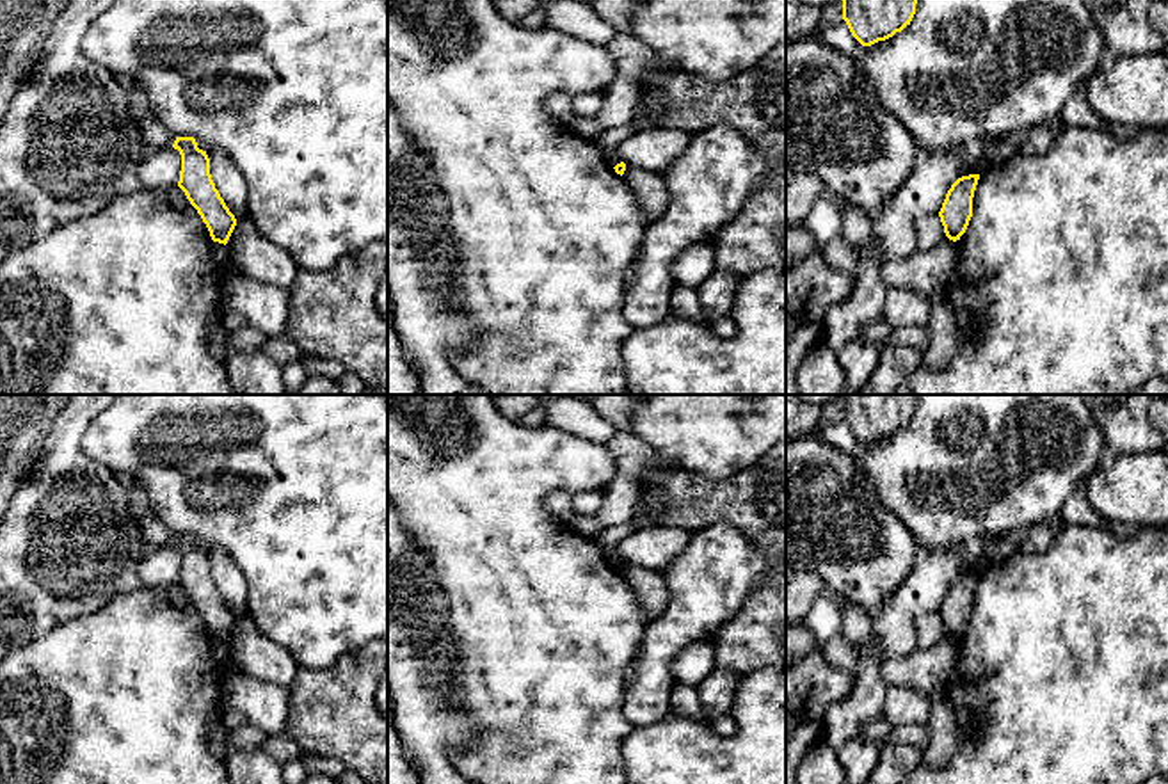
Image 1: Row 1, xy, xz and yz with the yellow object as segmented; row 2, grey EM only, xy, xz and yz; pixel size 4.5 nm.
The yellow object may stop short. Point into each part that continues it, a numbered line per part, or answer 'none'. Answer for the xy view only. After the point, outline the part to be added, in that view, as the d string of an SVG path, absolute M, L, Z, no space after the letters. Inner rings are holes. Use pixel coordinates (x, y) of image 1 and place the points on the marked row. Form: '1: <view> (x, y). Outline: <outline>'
none

